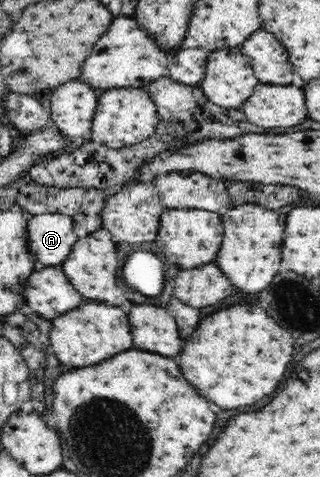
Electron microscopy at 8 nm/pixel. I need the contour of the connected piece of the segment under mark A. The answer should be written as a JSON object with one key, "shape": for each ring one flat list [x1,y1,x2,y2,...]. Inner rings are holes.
{"shape":[[37,214,27,223,27,251,46,267,63,264,77,242,70,216,65,214]]}

